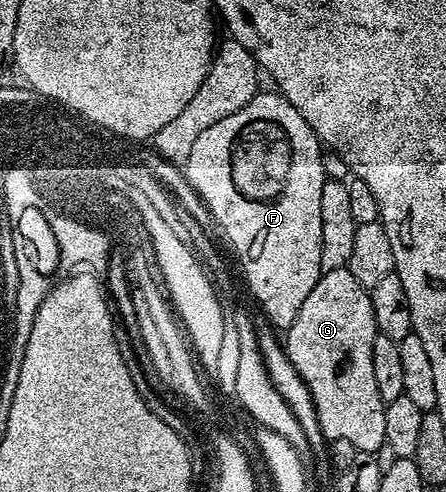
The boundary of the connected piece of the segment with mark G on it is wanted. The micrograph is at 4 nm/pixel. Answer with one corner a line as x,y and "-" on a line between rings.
346,267
344,269
336,269
335,271
322,272
321,277
315,283
315,287
311,287
311,295
307,295
307,300
303,302
303,307
299,307
299,315
295,315
295,323
291,323
291,327
283,337
283,344
287,355
291,359
291,363
295,363
295,371
299,371
303,383
307,383
311,395
315,399
315,407
319,415
319,427
323,427
323,435
326,442
331,442
335,439
348,439
349,442
355,443
358,451
372,454
376,454
377,448
385,444
383,419
385,418
386,402
381,400
379,387
375,387
375,371
371,367
371,347
378,335
377,324
375,323
375,311
371,307
369,290
365,288
363,283
359,283
359,279
355,279
355,275
351,275
351,271

